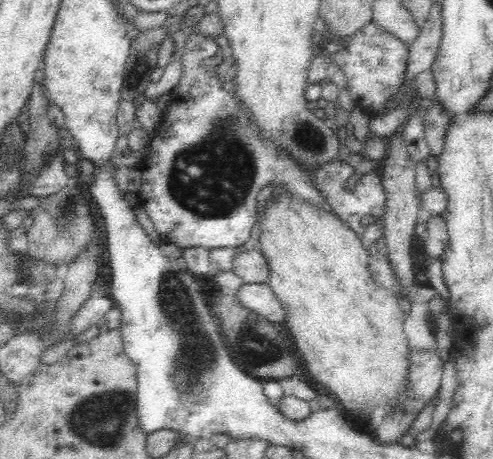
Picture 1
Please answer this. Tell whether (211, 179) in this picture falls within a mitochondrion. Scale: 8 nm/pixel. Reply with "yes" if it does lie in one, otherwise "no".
yes

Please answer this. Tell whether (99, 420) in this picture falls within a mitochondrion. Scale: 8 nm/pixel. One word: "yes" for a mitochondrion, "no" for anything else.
yes

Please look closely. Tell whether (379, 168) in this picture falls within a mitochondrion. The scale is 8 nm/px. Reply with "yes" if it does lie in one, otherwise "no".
no

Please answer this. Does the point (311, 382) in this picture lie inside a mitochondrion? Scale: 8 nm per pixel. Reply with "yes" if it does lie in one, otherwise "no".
no

